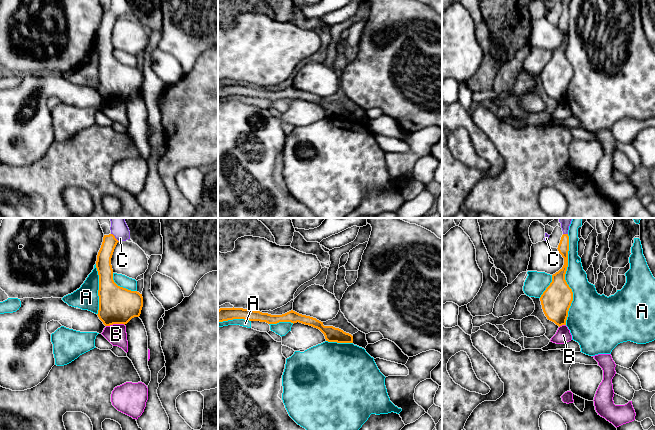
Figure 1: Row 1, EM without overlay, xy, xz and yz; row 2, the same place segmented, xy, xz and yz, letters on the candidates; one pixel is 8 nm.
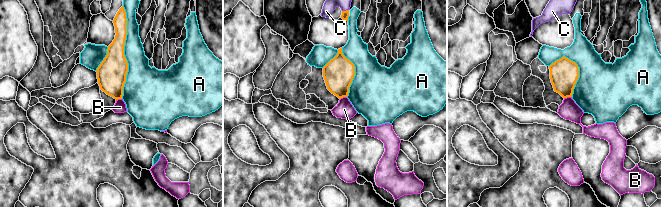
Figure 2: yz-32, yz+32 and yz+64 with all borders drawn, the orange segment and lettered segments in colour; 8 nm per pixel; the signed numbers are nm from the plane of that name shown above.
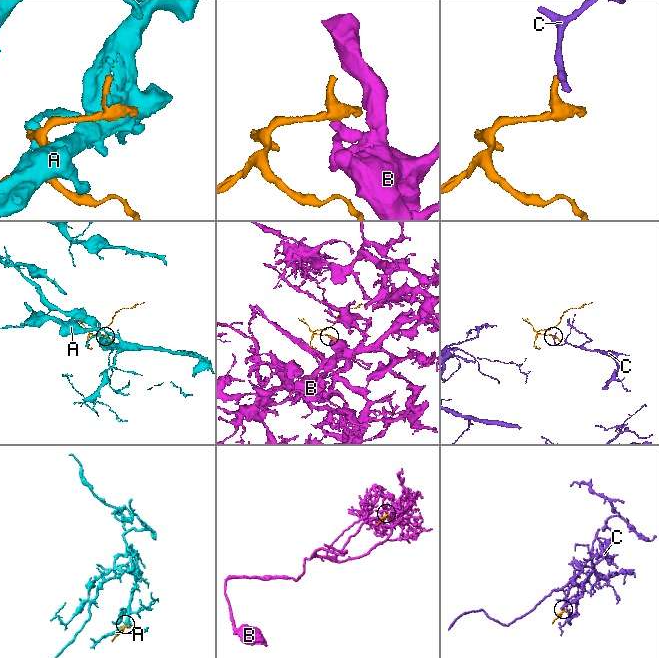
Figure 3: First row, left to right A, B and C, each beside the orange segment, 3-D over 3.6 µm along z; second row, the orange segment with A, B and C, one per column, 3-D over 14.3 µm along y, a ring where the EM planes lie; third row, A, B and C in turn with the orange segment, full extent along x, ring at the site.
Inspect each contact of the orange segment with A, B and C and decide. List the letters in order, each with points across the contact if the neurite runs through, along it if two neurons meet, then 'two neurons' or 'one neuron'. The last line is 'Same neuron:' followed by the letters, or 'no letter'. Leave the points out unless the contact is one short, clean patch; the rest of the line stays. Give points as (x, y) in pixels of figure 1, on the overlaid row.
A: two neurons
B: border xy (124, 324), (110, 324), (106, 326); two neurons
C: way xy (103, 264), (108, 244), (114, 237), (119, 232), (119, 228); one neuron
Same neuron: C

